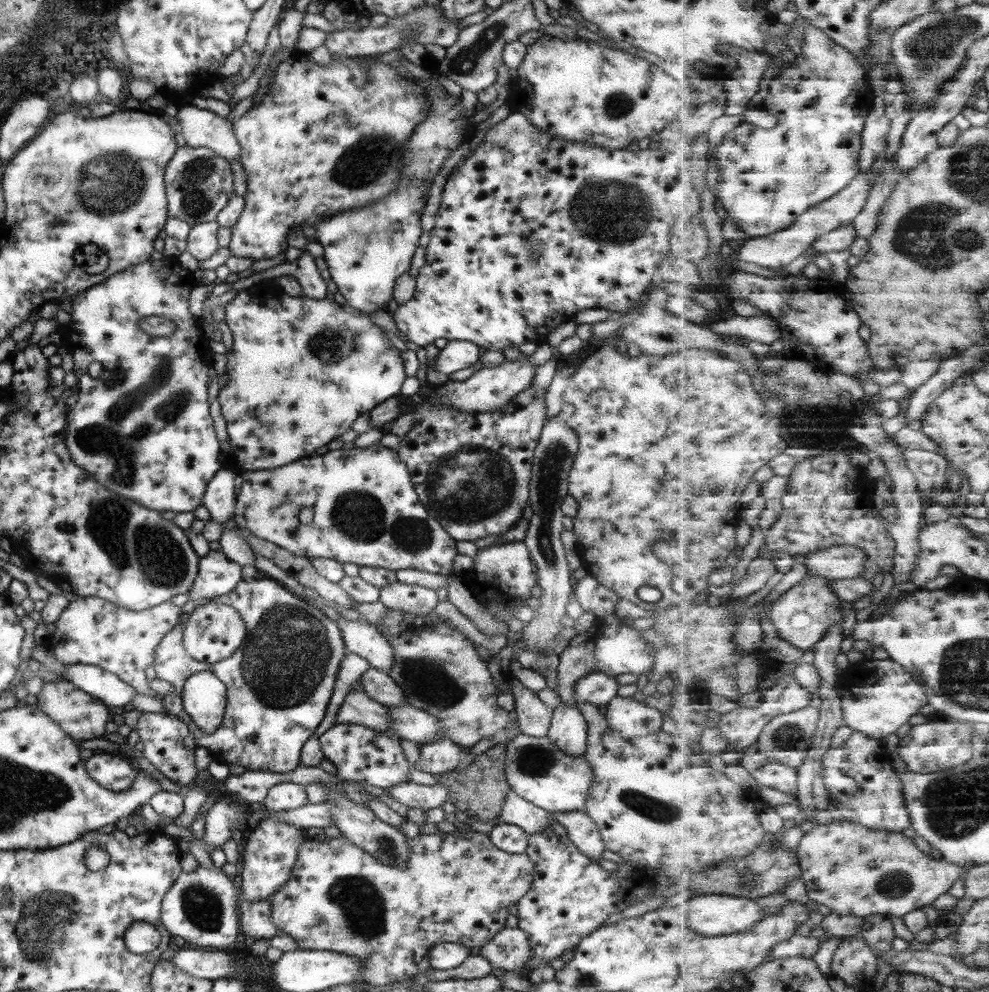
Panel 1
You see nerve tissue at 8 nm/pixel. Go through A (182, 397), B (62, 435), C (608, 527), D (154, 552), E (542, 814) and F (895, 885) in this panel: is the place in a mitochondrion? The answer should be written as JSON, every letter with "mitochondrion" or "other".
{"A":"mitochondrion","B":"other","C":"other","D":"mitochondrion","E":"other","F":"mitochondrion"}

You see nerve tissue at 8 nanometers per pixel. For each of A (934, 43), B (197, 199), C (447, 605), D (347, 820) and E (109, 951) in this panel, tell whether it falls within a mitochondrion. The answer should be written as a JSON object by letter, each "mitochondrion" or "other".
{"A":"mitochondrion","B":"mitochondrion","C":"other","D":"other","E":"other"}

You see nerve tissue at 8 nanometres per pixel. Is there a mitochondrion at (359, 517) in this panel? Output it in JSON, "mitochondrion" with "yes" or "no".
{"mitochondrion":"yes"}

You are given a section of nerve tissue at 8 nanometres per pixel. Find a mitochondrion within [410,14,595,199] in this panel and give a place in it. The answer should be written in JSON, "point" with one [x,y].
{"point":[467,61]}

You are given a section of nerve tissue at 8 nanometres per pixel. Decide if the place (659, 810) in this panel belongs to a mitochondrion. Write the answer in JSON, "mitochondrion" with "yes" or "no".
{"mitochondrion":"yes"}

